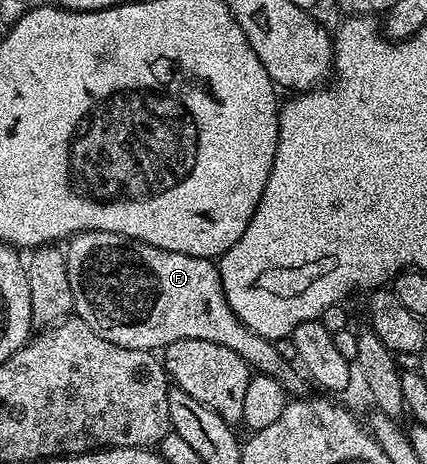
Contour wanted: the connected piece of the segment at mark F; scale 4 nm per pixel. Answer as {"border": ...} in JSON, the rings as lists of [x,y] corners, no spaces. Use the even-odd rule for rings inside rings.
{"border":[[[86,229],[71,234],[66,245],[66,254],[75,316],[81,317],[91,329],[102,335],[102,339],[118,347],[149,351],[167,347],[170,343],[178,343],[178,339],[206,339],[210,343],[230,347],[230,351],[238,354],[256,373],[273,377],[289,394],[303,394],[300,392],[304,389],[305,378],[292,370],[293,362],[278,355],[273,342],[250,331],[250,327],[243,325],[236,317],[236,312],[230,307],[224,294],[215,260],[182,255],[178,251],[166,251],[145,241],[135,241],[132,237],[105,229]]]}

